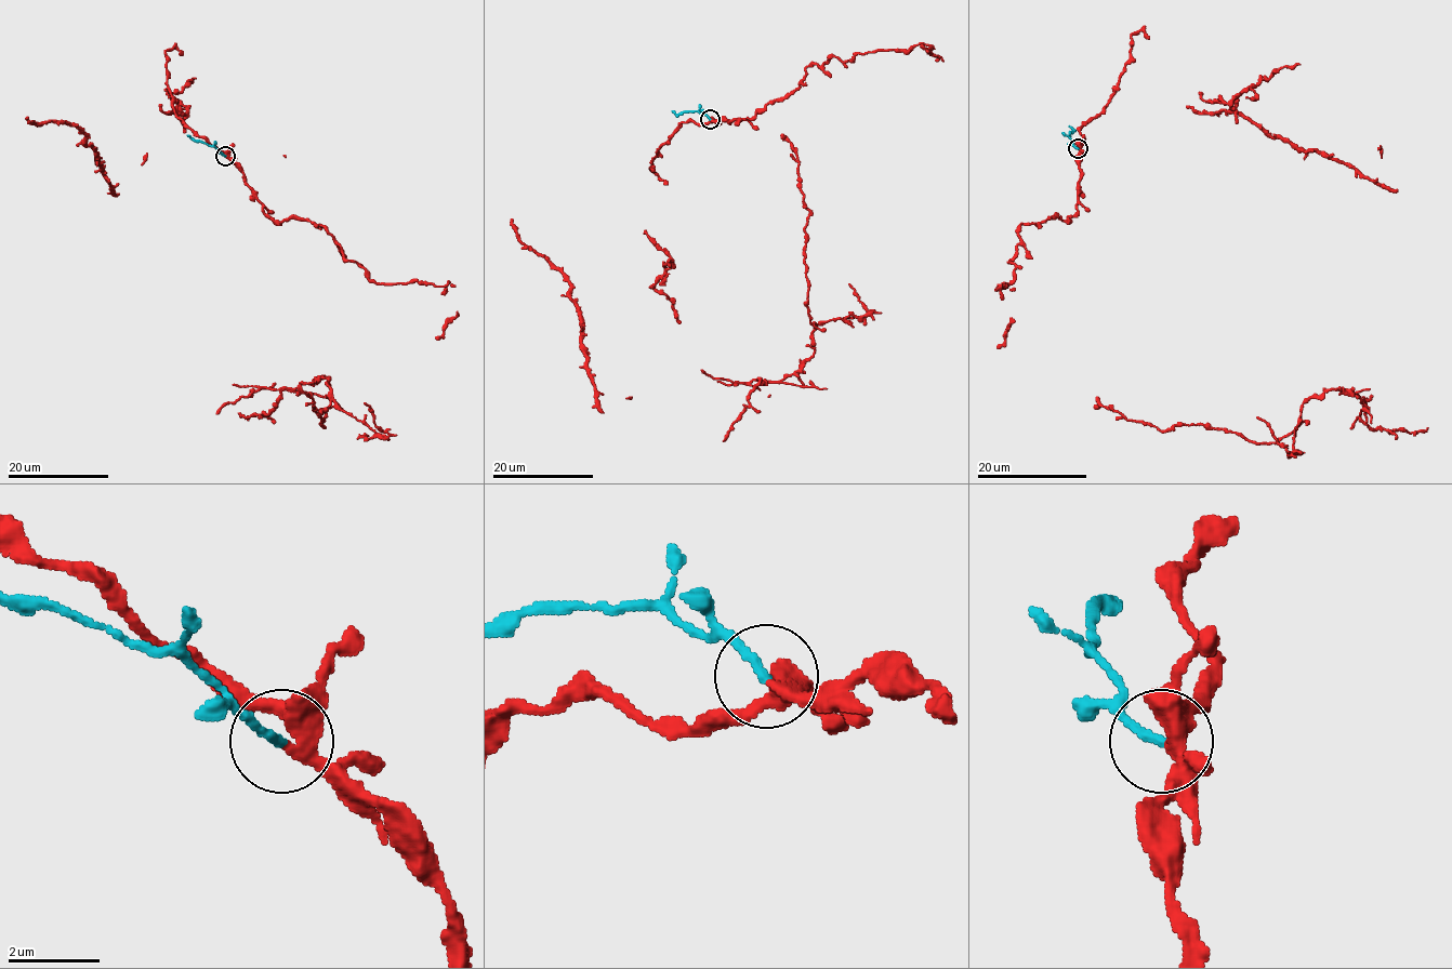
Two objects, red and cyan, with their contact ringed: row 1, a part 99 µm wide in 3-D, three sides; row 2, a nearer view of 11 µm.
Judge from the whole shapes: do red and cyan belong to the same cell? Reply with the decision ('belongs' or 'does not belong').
does not belong

